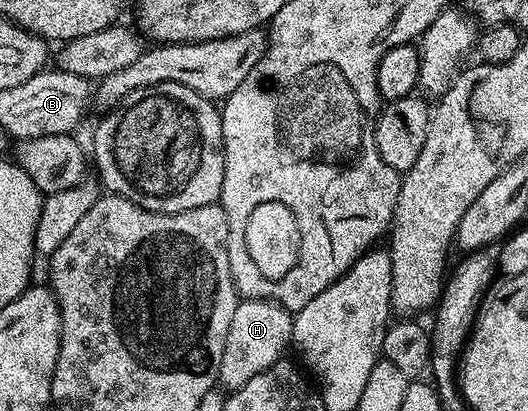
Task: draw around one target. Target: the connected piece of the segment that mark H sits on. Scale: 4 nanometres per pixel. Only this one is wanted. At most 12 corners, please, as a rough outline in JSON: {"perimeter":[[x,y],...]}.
{"perimeter":[[239,299],[218,384],[239,388],[291,347],[292,313]]}

